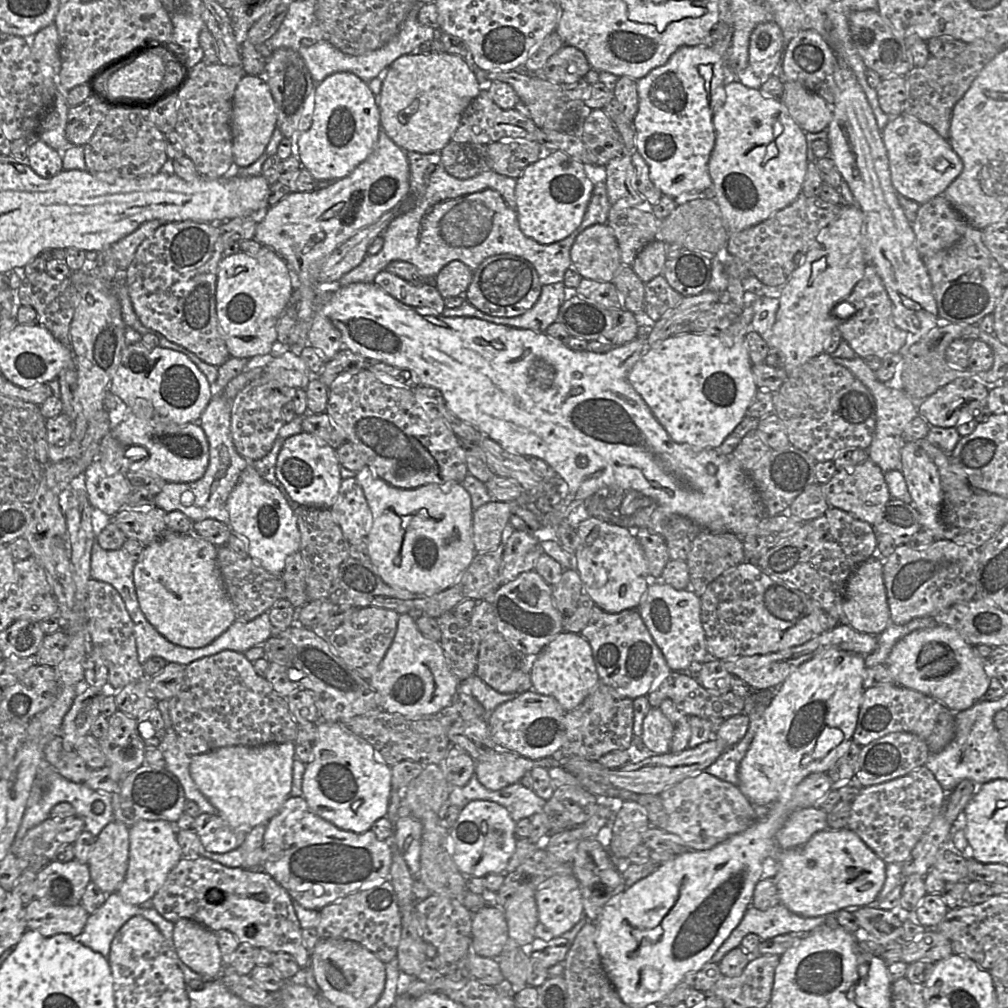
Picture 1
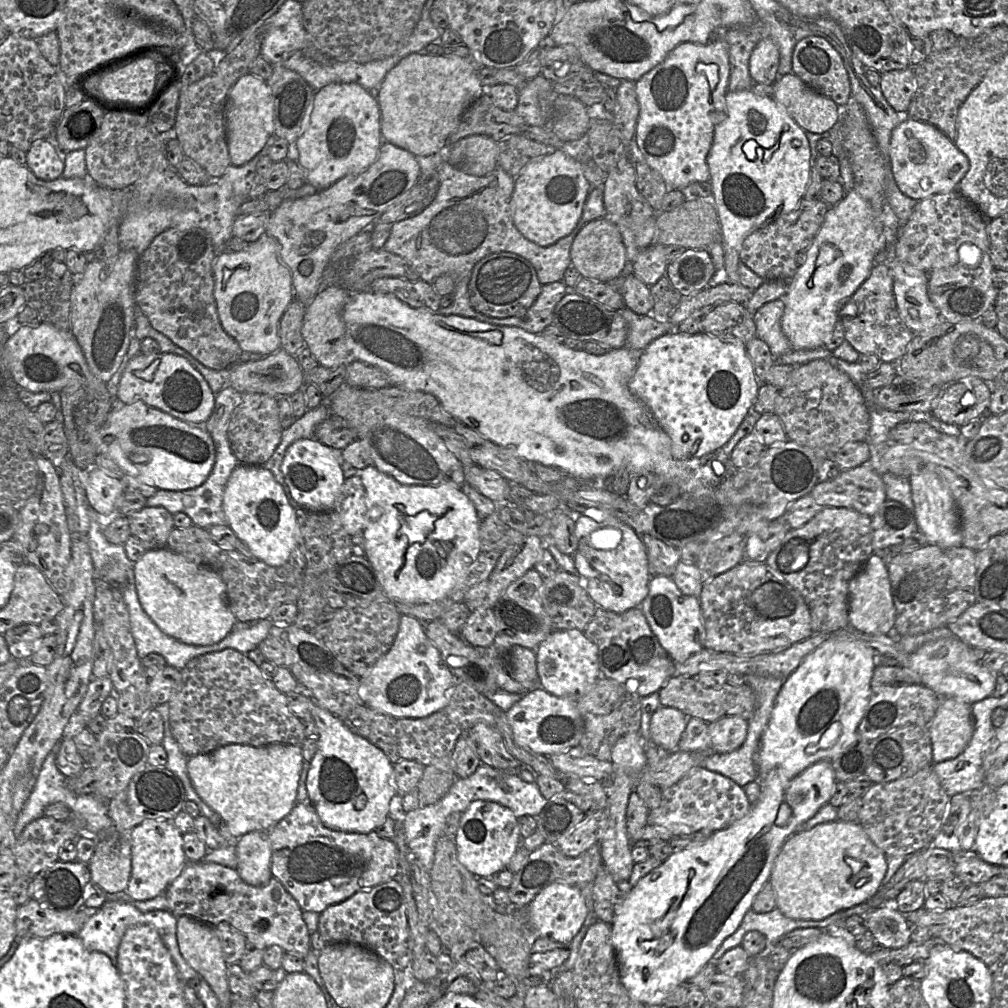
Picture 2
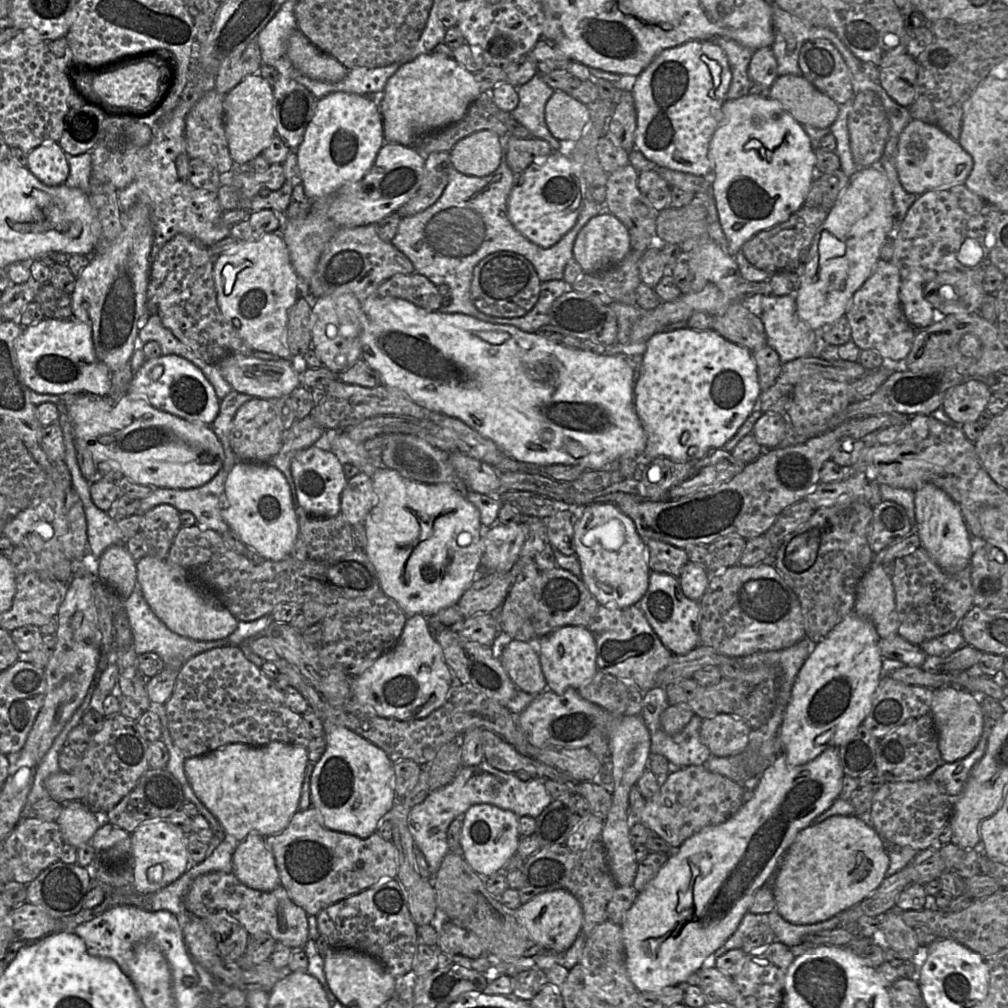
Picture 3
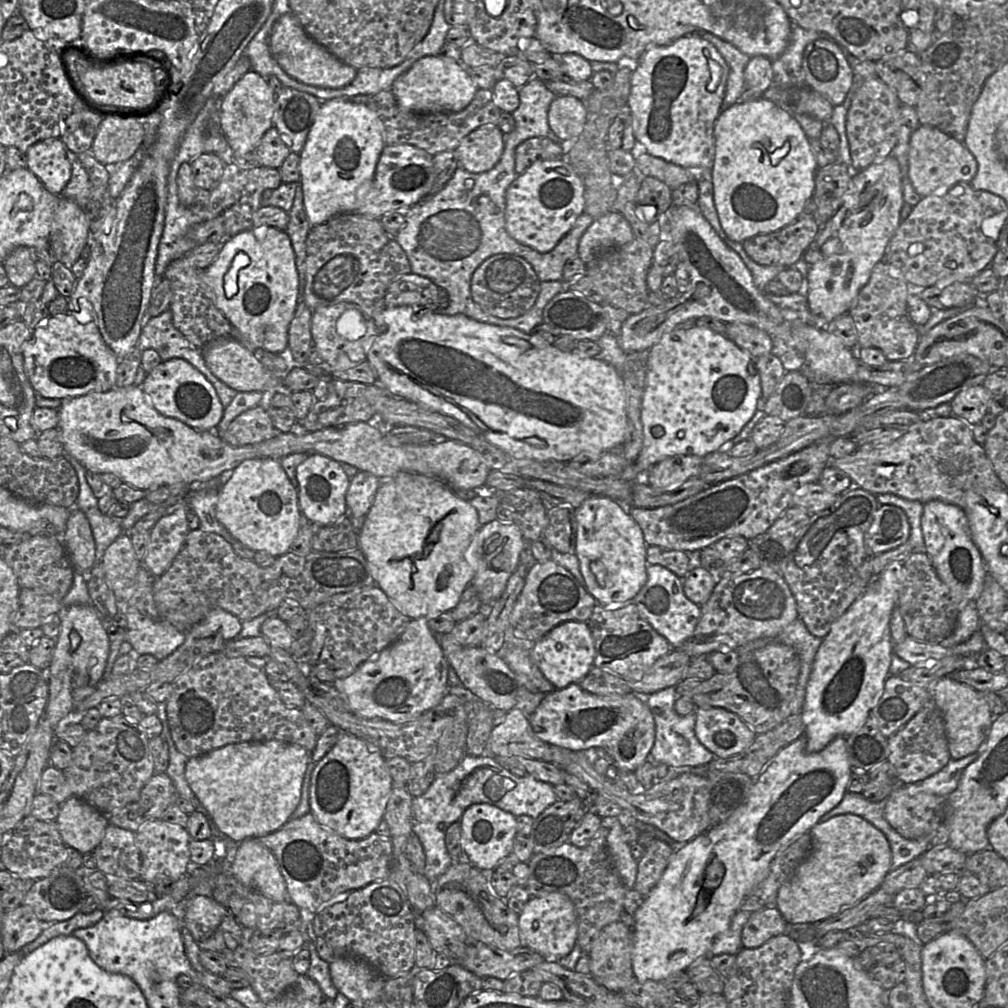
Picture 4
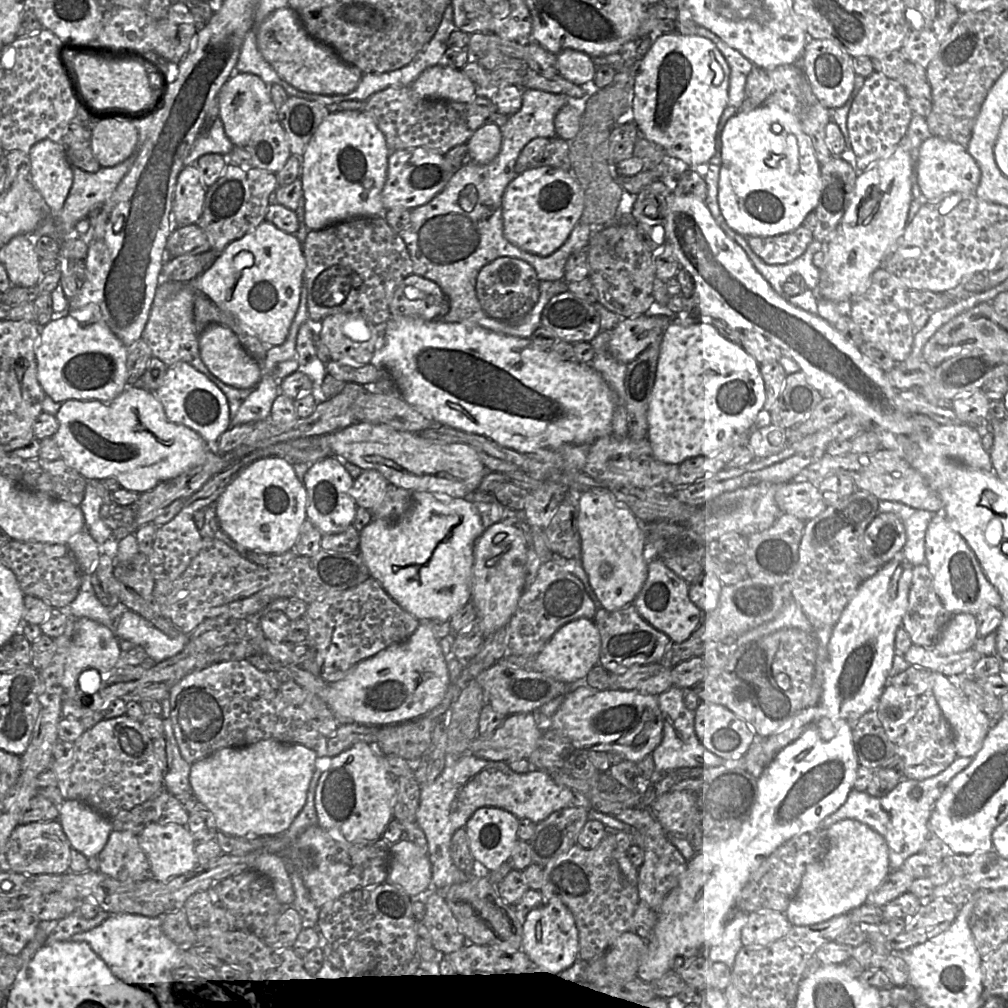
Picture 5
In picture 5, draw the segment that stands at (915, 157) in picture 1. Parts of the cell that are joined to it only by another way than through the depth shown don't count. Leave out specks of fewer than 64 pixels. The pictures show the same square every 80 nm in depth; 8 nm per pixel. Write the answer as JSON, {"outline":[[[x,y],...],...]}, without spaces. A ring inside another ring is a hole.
{"outline":[[[932,135],[919,148],[916,175],[924,201],[927,203],[939,203],[955,192],[965,195],[976,194],[976,189],[981,179],[981,170],[965,147]]]}

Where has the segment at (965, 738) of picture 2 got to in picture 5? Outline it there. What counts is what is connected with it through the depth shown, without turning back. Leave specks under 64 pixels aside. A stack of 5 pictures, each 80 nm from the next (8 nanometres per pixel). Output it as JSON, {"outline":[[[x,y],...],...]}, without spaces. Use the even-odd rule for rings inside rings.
{"outline":[[[932,672],[930,690],[933,693],[944,717],[954,733],[955,749],[958,757],[974,757],[982,748],[983,741],[994,723],[973,701],[967,698],[948,676]]]}

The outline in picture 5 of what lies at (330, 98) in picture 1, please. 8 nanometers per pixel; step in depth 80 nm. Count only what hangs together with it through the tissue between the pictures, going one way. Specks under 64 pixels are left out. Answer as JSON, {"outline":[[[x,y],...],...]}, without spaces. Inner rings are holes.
{"outline":[[[330,112],[318,126],[301,159],[307,228],[321,230],[349,219],[384,216],[382,190],[390,153],[383,133],[367,112]]]}

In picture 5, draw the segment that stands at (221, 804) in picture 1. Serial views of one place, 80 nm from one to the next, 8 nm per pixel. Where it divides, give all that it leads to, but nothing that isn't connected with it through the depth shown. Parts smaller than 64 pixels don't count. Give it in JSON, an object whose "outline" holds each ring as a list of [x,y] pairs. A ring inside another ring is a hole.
{"outline":[[[274,739],[243,747],[224,747],[193,763],[189,781],[198,802],[209,810],[217,830],[252,839],[283,833],[306,803],[317,754],[297,743]]]}

